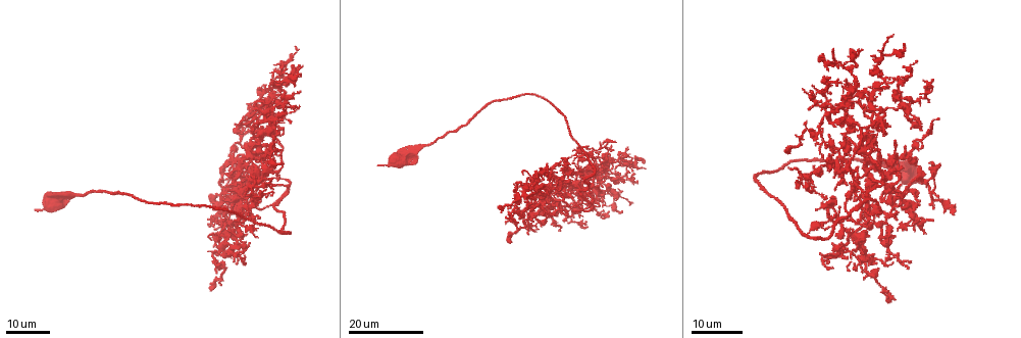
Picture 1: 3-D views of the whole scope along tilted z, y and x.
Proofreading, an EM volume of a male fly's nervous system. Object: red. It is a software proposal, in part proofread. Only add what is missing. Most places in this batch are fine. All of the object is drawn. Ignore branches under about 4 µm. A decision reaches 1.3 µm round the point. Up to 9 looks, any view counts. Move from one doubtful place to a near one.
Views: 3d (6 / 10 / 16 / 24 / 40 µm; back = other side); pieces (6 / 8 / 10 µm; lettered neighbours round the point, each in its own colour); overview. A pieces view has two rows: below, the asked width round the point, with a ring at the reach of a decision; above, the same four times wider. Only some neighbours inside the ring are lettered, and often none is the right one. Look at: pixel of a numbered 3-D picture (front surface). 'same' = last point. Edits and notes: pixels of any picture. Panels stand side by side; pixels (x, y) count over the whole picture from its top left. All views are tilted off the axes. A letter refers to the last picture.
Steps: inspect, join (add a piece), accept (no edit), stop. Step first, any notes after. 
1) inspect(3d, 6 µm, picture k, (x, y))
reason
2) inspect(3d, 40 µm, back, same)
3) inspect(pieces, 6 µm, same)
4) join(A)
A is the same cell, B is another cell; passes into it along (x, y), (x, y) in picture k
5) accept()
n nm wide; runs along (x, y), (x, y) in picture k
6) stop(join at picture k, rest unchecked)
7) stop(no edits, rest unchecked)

inspect(3d, 16 µm, picture 1, (894, 140))
branch stops here

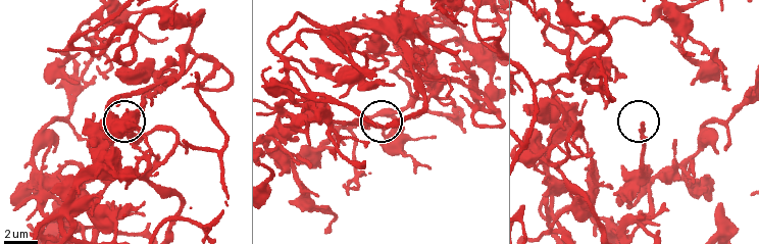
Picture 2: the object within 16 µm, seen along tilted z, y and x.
inspect(pieces, 10 µm, picture 2, (641, 125))

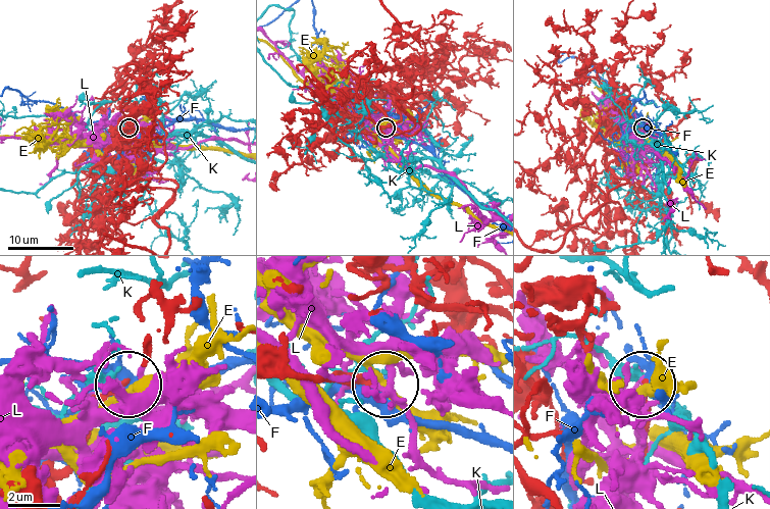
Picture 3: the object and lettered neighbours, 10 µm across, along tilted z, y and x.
accept()
210 nm wide; E, F, K and L are other cells; none of them fits

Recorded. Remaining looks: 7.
inspect(3d, 24 µm, picture 1, (584, 166))

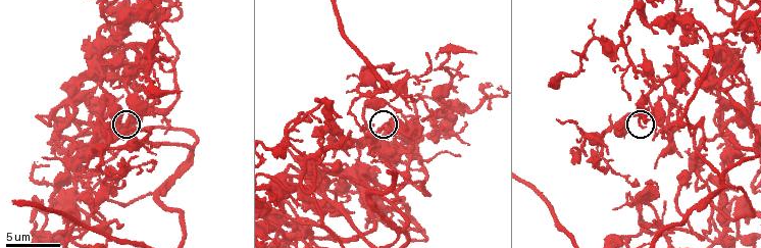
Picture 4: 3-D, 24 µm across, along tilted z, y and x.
inspect(pieces, 10 µm, picture 4, (125, 124))

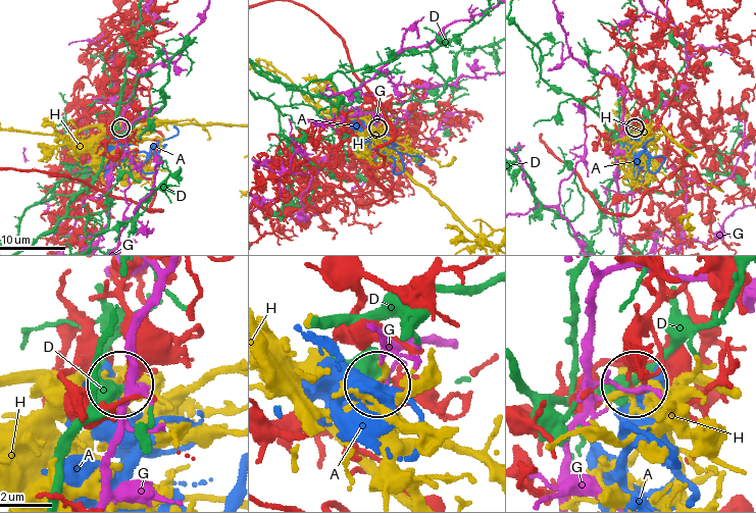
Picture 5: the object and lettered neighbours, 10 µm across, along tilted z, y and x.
accept()
A, D, G and H are other cells; none of them fits

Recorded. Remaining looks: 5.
inspect(pieces, 8 µm, picture 4, (582, 55))
branch stops here

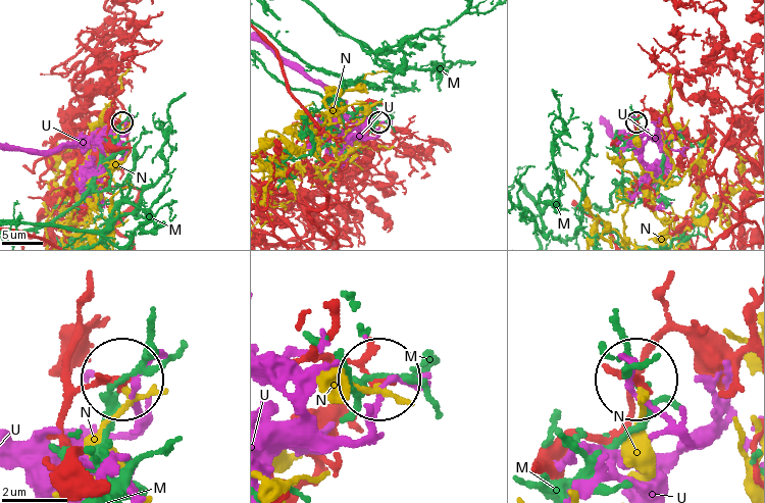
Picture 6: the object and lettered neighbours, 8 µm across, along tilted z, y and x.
accept()
210 nm wide; M, N and U are other cells; none of them fits

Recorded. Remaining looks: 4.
inspect(3d, 24 µm, picture 1, (938, 118))
long arm stops here

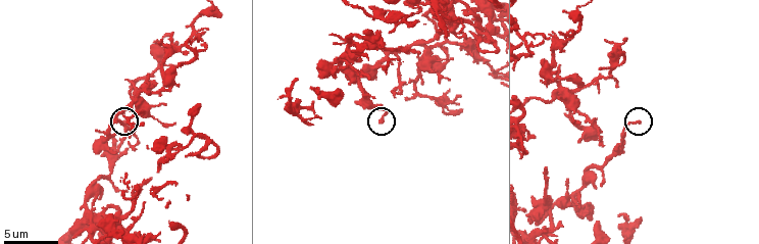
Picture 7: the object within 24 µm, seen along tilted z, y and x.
inspect(pieces, 6 µm, picture 7, (381, 122))

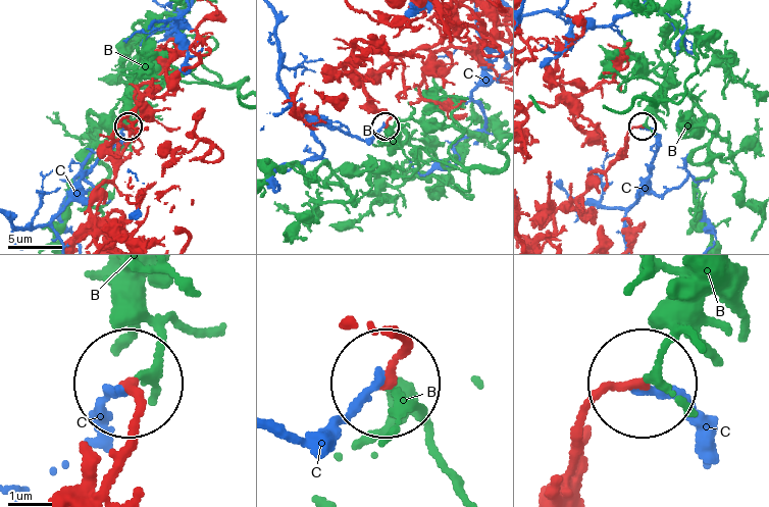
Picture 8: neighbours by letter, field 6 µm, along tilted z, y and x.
accept()
B and C are other cells; runs along (130, 441), (133, 387) in picture 8; no lettered piece goes on from it

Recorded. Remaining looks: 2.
stop(no edits, rest unchecked)

